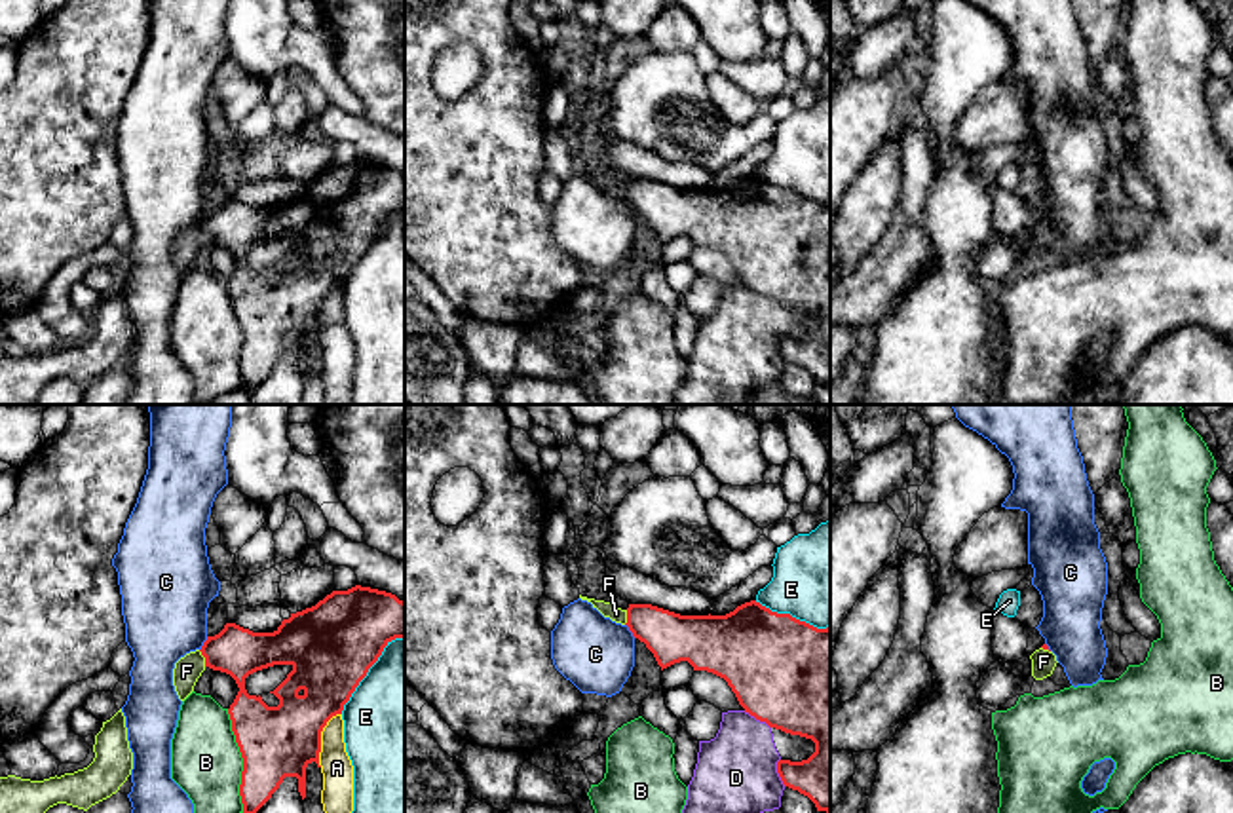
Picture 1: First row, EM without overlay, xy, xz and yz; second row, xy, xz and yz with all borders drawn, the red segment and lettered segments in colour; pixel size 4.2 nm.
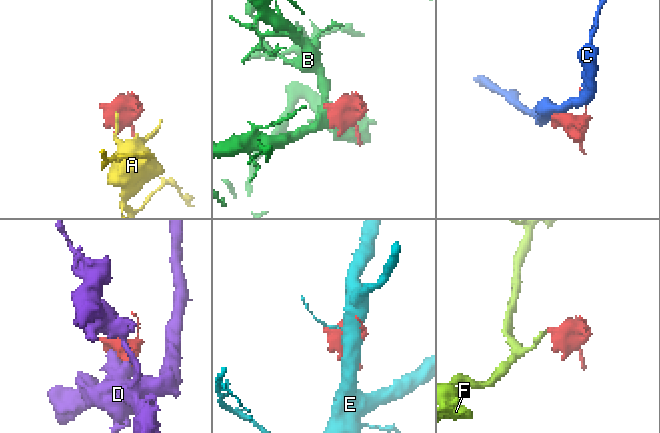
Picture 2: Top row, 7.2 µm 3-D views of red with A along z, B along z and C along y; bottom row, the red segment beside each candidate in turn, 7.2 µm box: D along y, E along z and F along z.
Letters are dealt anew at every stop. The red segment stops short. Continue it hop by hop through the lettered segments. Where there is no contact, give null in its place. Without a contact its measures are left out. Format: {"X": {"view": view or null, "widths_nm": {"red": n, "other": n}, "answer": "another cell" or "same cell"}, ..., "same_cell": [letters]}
{"A": {"view": "xy", "widths_nm": {"red": 300, "other": 130}, "answer": "another cell"}, "B": {"view": "xy", "widths_nm": {"red": 300, "other": 300}, "answer": "another cell"}, "C": {"view": "xy", "widths_nm": {"red": 200, "other": 360}, "answer": "another cell"}, "D": {"view": "xz", "widths_nm": {"red": 460, "other": 340}, "answer": "another cell"}, "E": {"view": "xy", "widths_nm": {"red": 380, "other": 480}, "answer": "another cell"}, "F": {"view": "xy", "widths_nm": {"red": 200, "other": 120}, "answer": "same cell"}, "same_cell": ["F"]}

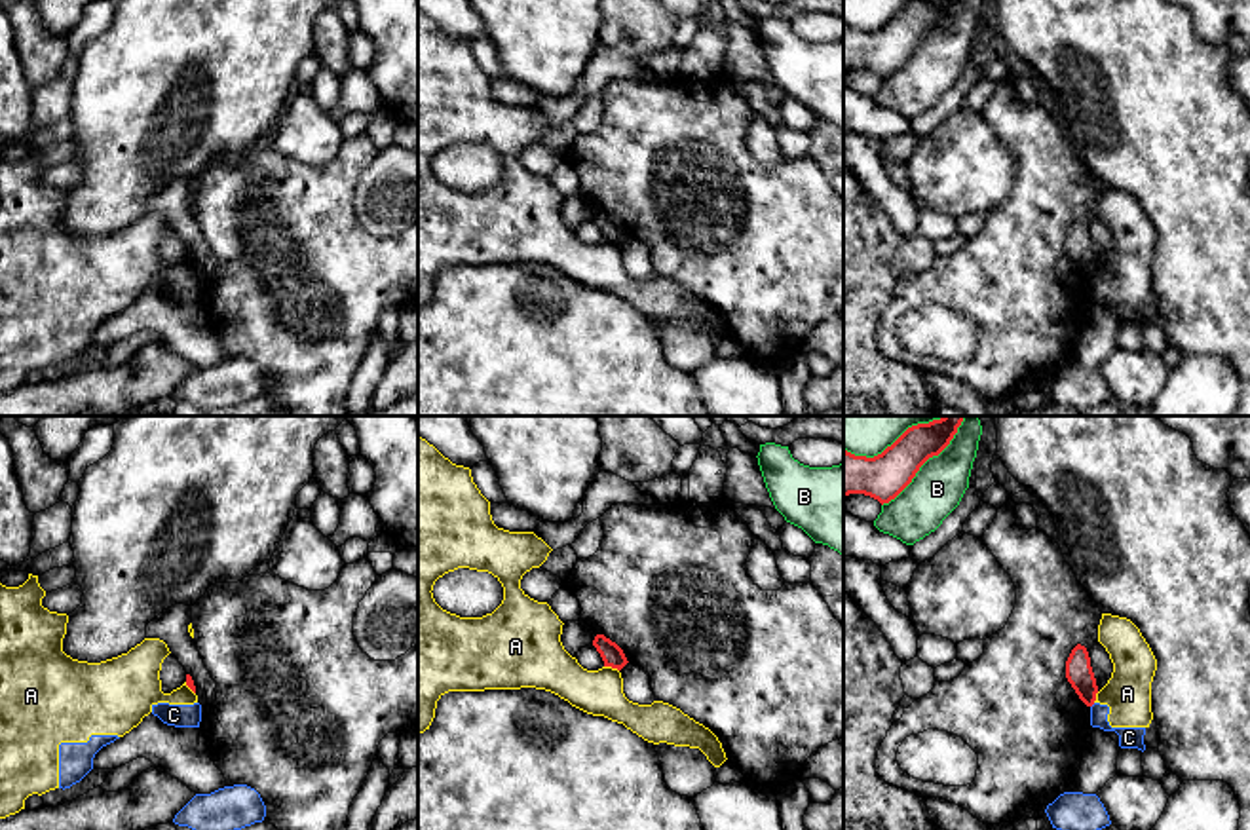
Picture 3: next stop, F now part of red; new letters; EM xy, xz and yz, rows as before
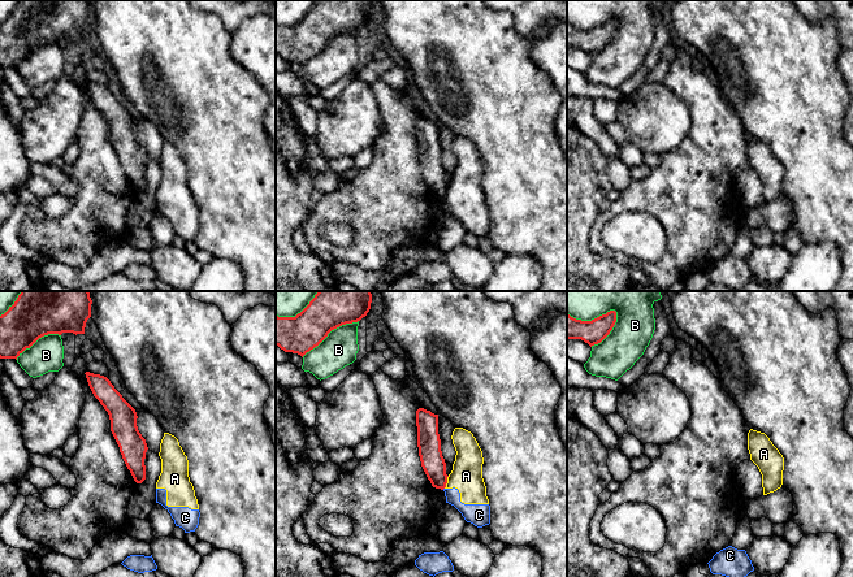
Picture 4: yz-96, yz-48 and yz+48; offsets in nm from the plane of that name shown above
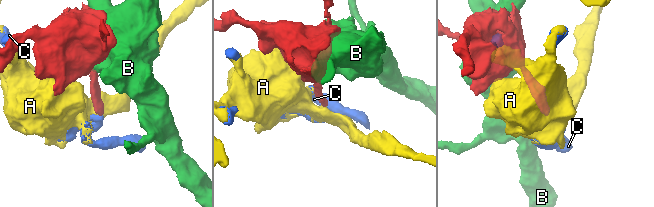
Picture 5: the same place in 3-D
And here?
{"A": {"view": "xz", "widths_nm": {"red": 90, "other": 190}, "answer": "another cell"}, "B": {"view": "yz", "widths_nm": {"red": 190, "other": 220}, "answer": "another cell"}, "C": {"view": null, "answer": "another cell"}, "same_cell": []}

